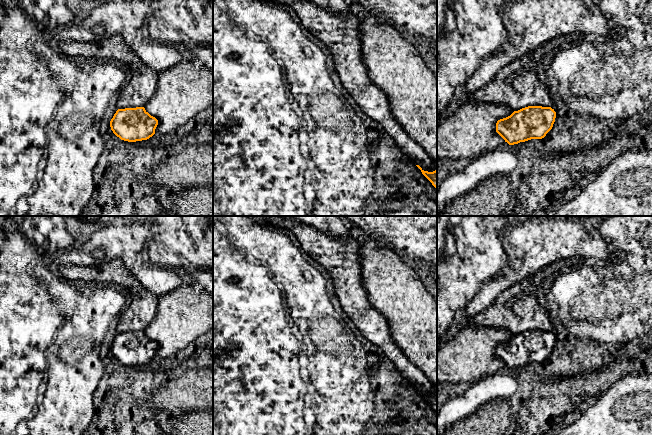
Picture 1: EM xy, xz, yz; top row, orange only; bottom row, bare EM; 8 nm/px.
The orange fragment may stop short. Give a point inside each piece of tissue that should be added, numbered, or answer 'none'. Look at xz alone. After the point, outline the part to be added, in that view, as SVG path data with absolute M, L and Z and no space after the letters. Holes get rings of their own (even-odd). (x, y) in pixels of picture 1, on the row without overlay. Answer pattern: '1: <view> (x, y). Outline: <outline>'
none

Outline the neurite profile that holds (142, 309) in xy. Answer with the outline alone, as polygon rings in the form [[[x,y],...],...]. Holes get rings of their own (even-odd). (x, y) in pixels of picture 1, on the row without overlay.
[[[139,288],[129,307],[121,314],[117,332],[144,331],[153,321],[158,306],[158,296],[144,288]]]

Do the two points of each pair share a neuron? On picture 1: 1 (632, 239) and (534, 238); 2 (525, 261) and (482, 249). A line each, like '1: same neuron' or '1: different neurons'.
1: different neurons
2: different neurons

